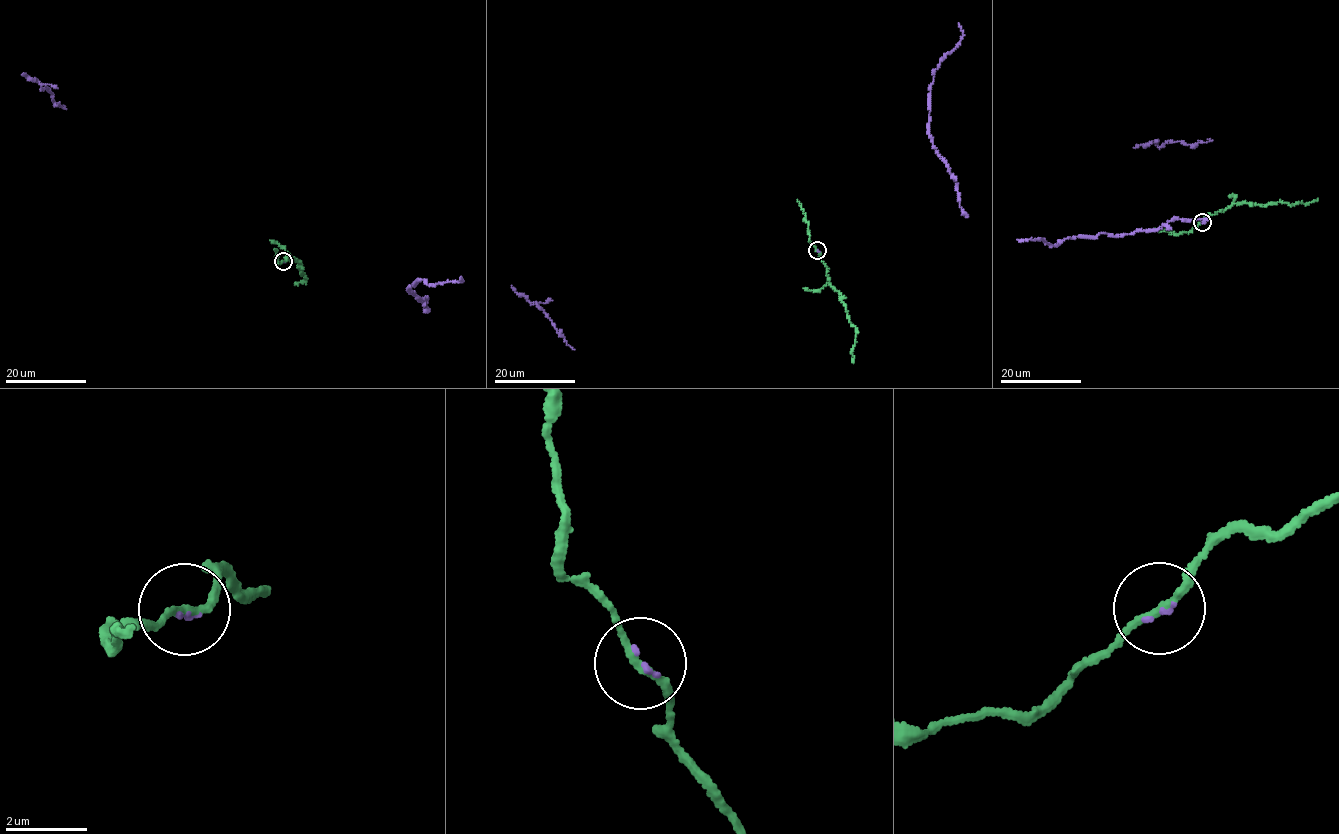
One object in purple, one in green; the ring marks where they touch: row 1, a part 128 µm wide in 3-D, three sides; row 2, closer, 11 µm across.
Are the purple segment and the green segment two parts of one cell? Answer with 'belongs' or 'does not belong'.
belongs

